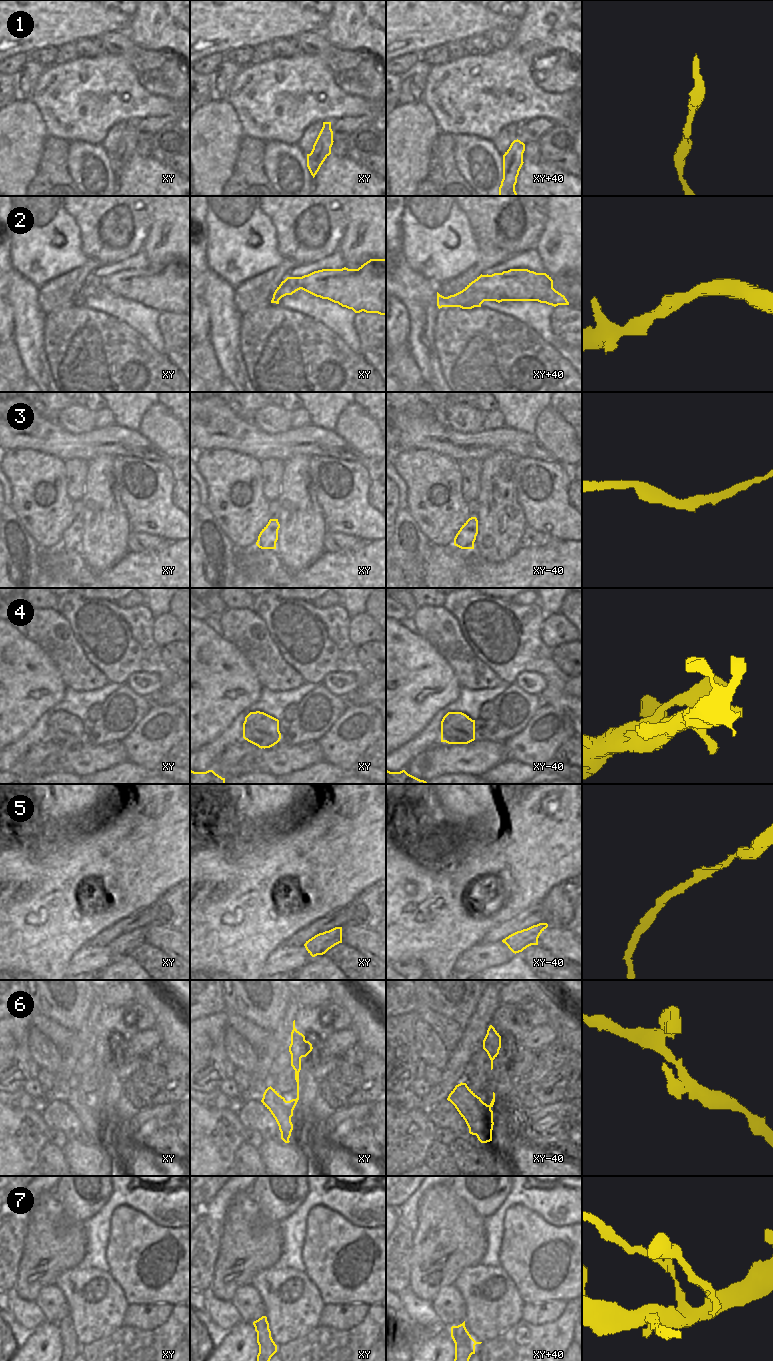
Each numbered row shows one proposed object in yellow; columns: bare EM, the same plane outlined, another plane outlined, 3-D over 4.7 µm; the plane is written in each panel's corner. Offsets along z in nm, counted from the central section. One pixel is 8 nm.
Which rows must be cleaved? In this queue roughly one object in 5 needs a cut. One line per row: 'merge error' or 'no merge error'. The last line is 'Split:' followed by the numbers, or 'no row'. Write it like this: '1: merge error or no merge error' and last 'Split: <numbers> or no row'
1: no merge error
2: no merge error
3: no merge error
4: no merge error
5: no merge error
6: merge error
7: merge error
Split: 6, 7

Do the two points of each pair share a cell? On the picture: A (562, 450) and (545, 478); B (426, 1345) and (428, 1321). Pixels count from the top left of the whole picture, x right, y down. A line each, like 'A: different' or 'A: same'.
A: different
B: different

